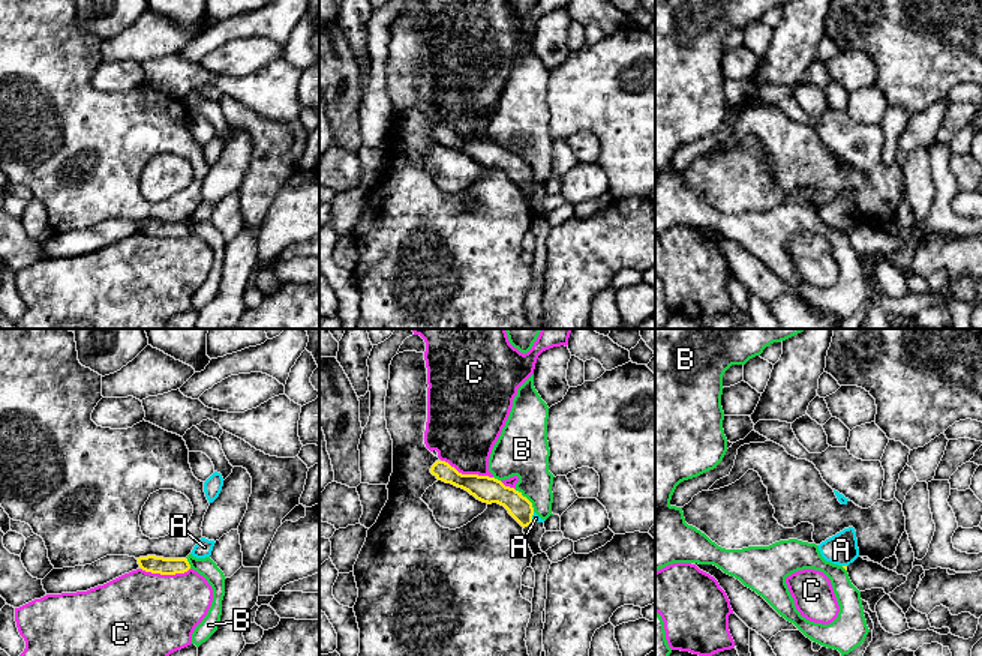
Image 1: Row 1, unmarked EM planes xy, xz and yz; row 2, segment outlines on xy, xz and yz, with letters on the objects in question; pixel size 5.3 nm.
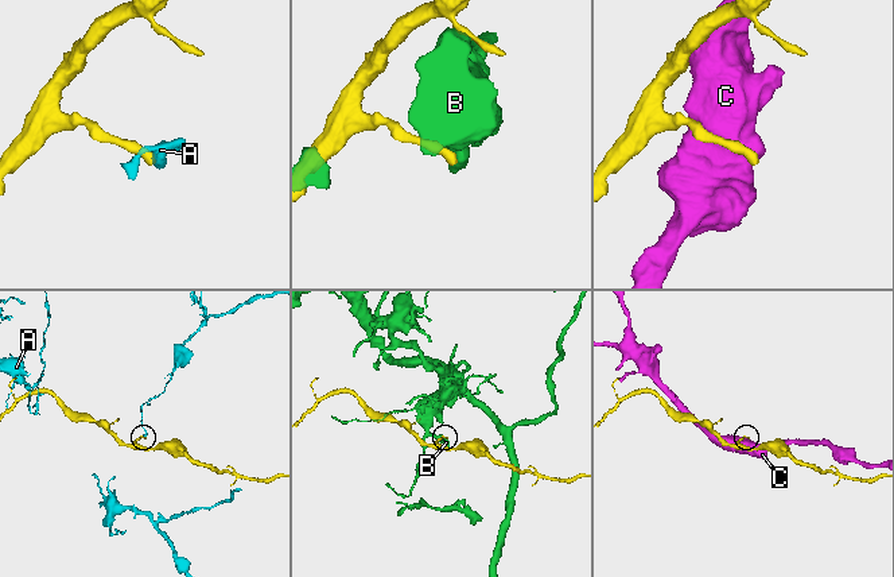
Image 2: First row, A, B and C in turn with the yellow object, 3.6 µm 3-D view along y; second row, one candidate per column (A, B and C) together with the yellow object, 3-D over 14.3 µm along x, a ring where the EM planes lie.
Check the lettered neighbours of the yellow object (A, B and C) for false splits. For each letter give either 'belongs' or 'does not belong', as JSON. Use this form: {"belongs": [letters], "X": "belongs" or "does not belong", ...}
{"belongs": [], "A": "does not belong", "B": "does not belong", "C": "does not belong"}

